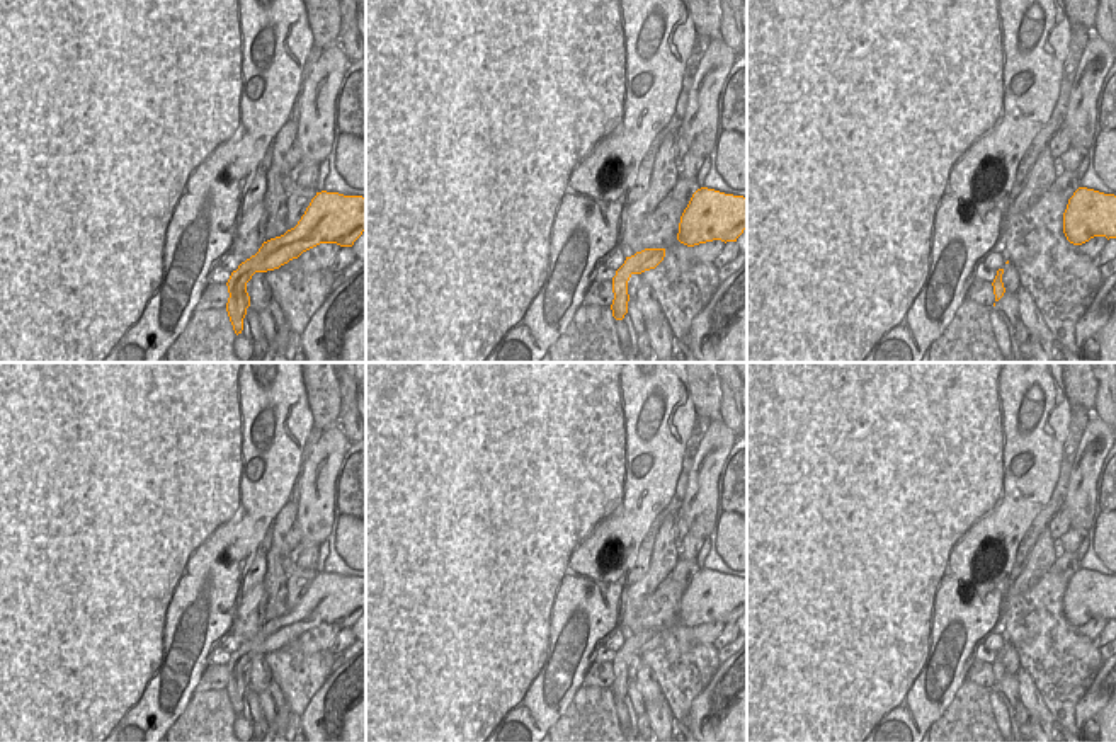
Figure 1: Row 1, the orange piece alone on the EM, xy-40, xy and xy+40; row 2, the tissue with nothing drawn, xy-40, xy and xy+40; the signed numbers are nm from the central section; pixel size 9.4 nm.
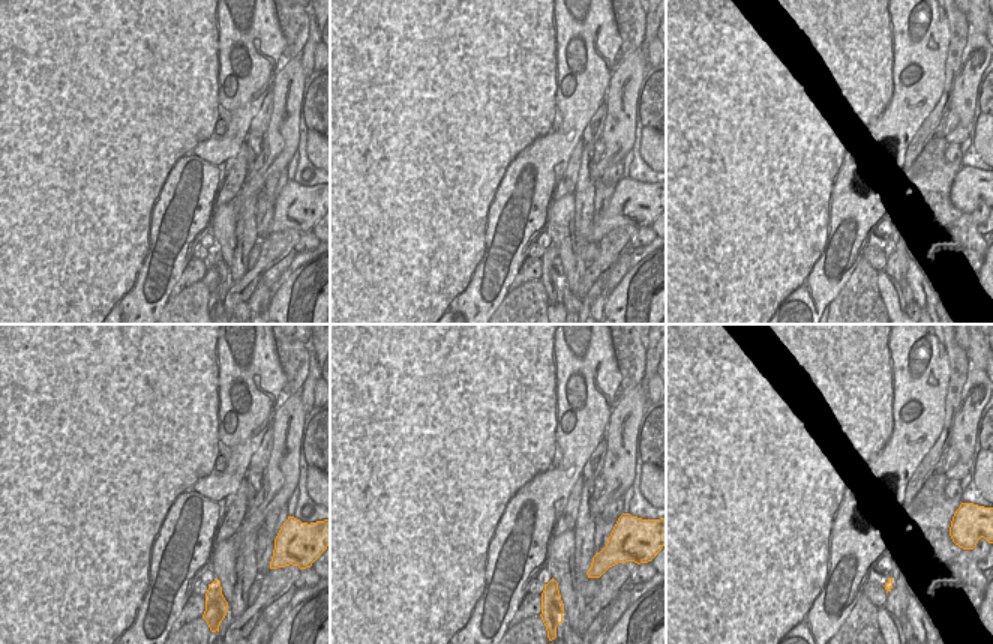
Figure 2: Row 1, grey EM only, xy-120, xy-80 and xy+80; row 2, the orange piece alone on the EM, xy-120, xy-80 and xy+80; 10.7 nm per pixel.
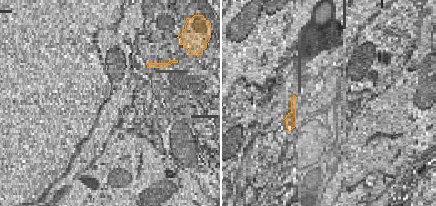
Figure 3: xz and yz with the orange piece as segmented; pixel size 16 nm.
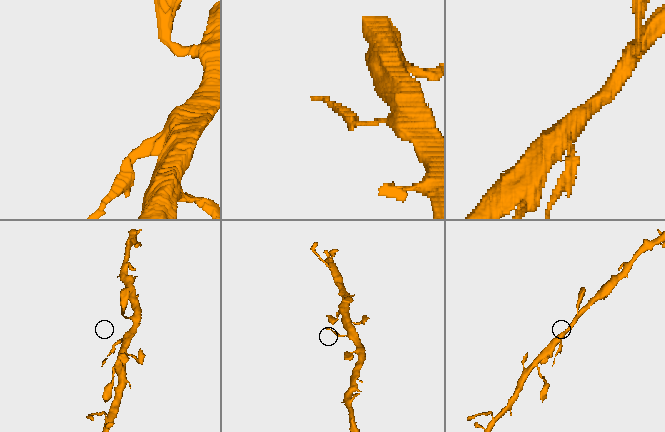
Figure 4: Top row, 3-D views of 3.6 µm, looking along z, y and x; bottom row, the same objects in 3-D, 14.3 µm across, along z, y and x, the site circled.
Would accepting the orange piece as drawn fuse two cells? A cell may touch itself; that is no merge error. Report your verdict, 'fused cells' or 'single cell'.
fused cells

